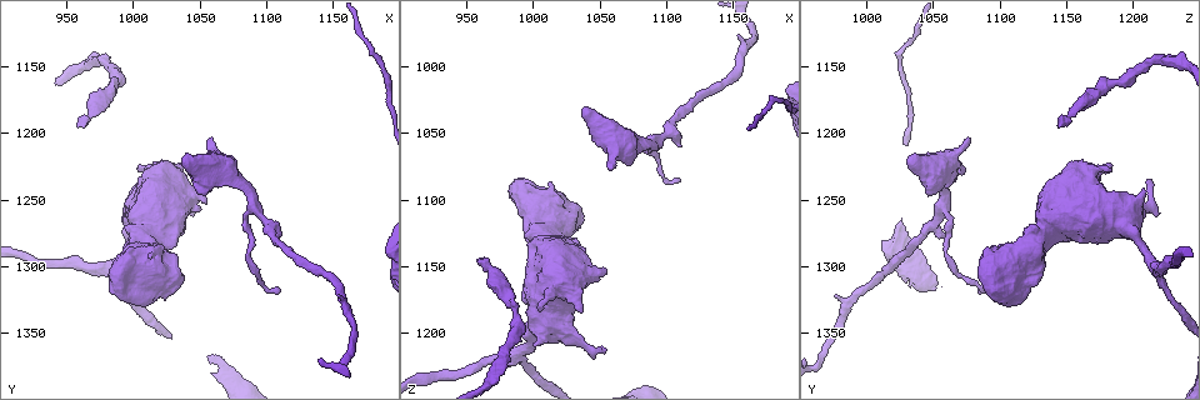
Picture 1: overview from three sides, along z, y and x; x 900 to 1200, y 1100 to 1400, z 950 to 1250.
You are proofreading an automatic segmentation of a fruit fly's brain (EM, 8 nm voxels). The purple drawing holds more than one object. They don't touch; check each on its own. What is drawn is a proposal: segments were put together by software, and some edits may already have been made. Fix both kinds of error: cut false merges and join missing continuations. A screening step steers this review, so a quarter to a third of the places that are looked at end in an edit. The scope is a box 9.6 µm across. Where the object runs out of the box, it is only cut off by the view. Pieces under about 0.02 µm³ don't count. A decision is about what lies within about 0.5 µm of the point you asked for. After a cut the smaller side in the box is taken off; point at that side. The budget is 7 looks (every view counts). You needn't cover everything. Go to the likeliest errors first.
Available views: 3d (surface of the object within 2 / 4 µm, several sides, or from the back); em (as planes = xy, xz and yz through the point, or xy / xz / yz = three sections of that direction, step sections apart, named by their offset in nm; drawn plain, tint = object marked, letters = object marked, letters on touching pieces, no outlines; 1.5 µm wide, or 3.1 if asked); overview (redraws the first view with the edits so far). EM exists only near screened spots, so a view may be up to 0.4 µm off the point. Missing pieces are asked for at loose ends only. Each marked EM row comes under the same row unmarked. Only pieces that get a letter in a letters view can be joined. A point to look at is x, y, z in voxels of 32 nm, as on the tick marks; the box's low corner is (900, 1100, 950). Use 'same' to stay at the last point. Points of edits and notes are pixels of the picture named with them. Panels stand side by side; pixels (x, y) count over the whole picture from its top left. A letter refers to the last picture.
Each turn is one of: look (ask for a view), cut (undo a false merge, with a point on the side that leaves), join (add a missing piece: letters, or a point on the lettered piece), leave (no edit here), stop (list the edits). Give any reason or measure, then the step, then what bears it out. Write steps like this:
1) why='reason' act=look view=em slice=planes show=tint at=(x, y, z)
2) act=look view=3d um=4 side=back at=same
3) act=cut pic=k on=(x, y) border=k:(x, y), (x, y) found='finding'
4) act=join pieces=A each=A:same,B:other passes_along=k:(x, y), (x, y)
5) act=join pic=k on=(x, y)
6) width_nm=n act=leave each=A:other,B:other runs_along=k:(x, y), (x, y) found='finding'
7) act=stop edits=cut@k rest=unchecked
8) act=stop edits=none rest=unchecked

act=look view=3d um=2 at=(958, 1192, 1146)

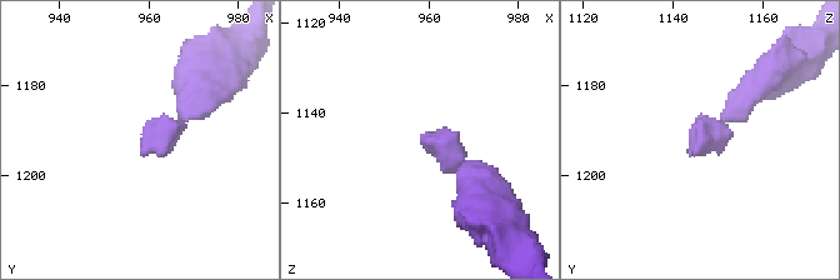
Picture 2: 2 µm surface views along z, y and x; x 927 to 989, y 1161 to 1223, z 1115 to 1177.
act=look view=em slice=planes show=letters at=(958, 1193, 1146)

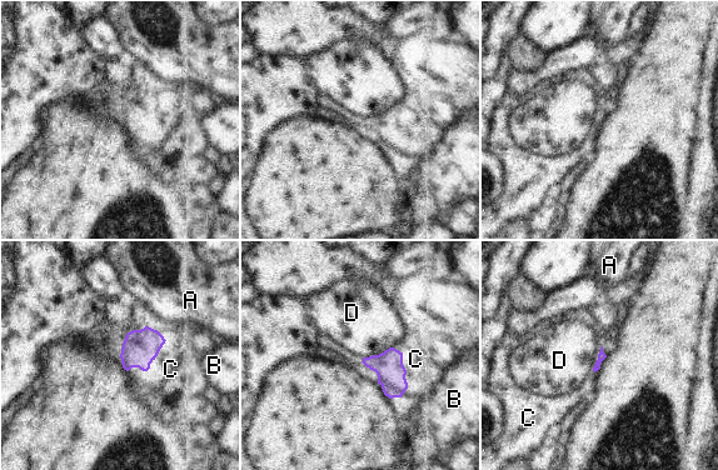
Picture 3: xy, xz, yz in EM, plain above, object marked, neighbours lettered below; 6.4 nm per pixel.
act=join pieces=C each=A:other,B:other,C:same,D:other found='the cell continues'

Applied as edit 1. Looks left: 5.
why='redraw' act=look view=overview

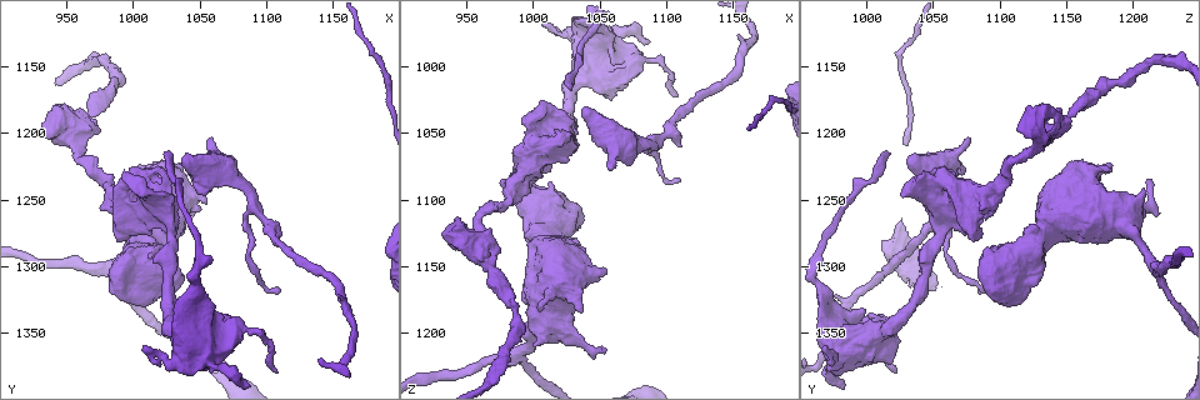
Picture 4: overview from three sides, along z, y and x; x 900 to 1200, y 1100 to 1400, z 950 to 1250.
why='branch stops here' act=look view=3d um=4 at=(1056, 1206, 1076)

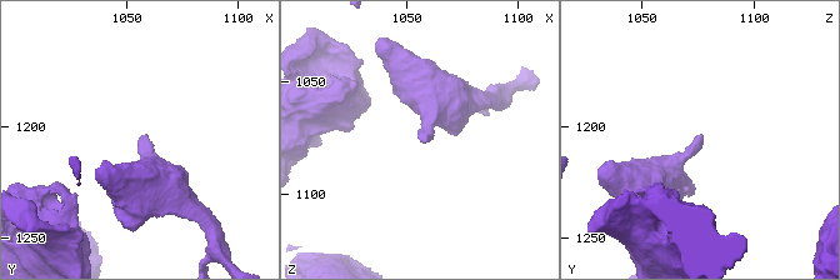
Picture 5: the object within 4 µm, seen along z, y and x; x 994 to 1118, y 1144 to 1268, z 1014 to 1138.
why='now the EM' act=look view=em slice=xz step=8 show=tint at=(1058, 1204, 1078)

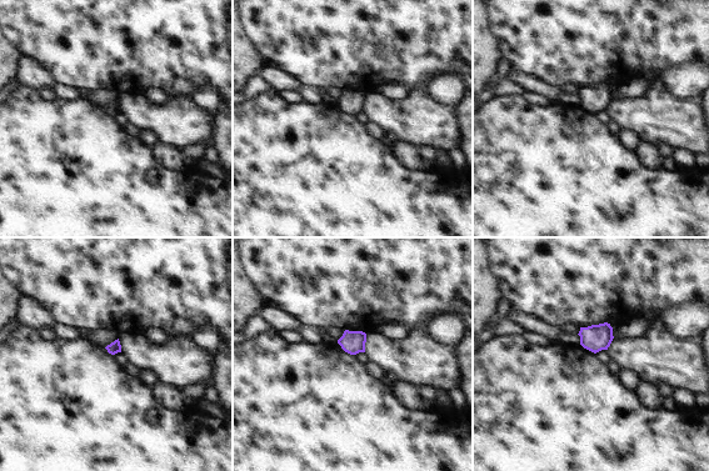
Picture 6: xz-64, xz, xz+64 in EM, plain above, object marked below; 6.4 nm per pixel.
why='cut it another way' act=look view=em slice=planes show=letters at=same

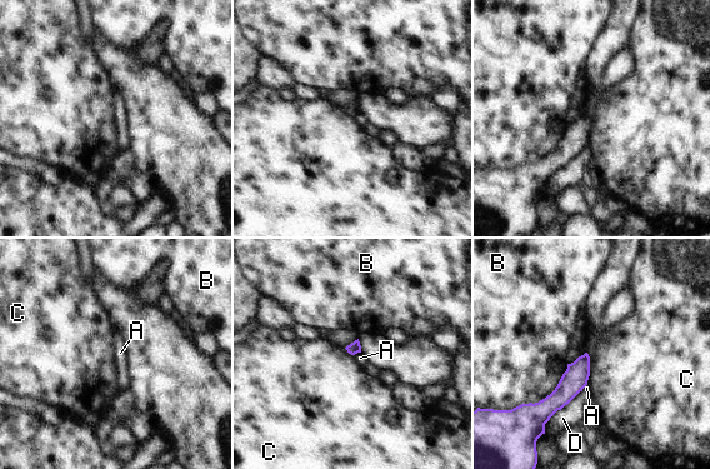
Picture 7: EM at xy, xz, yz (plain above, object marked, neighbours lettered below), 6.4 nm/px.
act=leave each=A:other,B:other,C:other,D:other runs_along=7:(585, 358), (575, 379), (545, 415) found='no lettered piece goes on from it'

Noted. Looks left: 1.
act=stop edits=join@3 rest=unchecked

